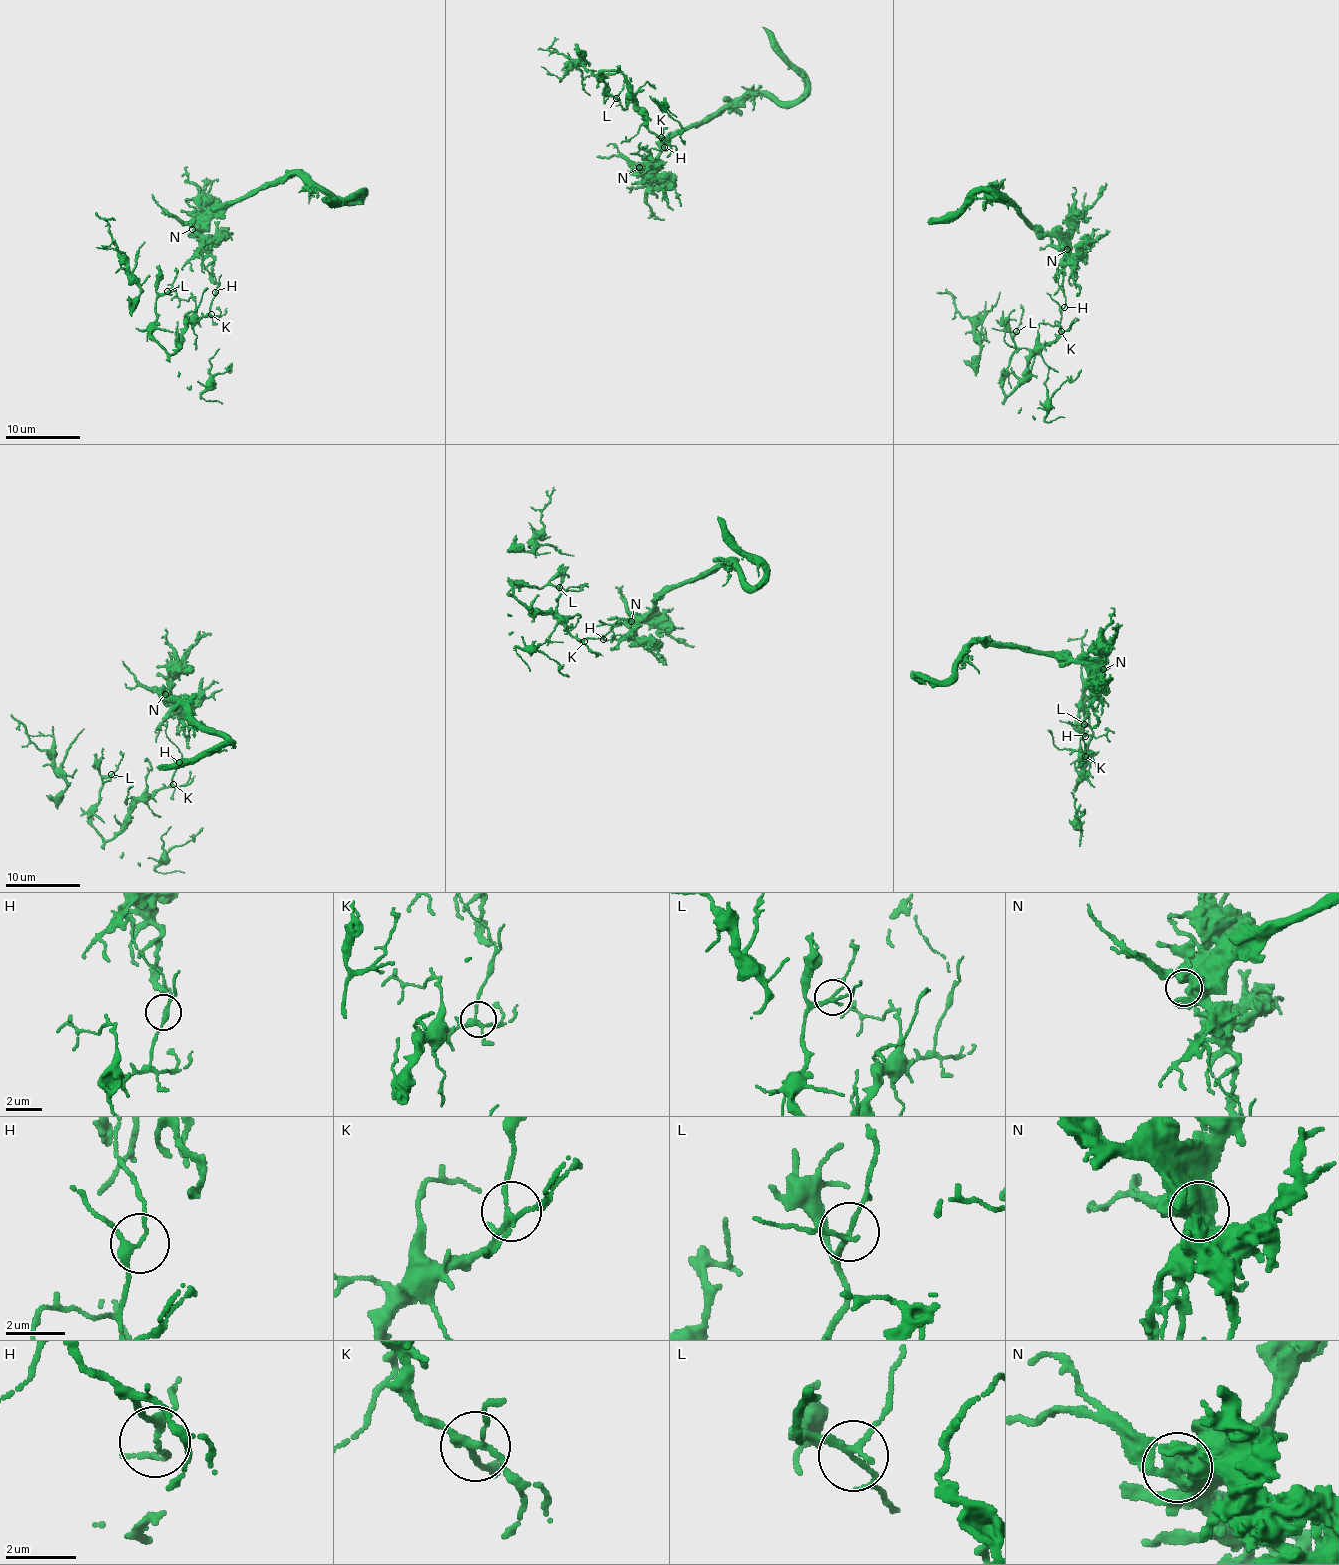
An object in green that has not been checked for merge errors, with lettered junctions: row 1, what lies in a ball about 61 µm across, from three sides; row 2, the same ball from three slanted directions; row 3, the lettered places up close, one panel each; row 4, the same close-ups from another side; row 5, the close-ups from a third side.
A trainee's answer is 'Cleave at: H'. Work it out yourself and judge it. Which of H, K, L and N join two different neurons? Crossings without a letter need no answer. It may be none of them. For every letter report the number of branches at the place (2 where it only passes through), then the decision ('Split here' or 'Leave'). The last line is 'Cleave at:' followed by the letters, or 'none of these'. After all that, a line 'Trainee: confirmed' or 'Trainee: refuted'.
H: Branches: 3. Split here
K: Branches: 4. Leave
L: Branches: 3. Leave
N: Branches: 3. Leave
Cleave at: H
Trainee: confirmed

